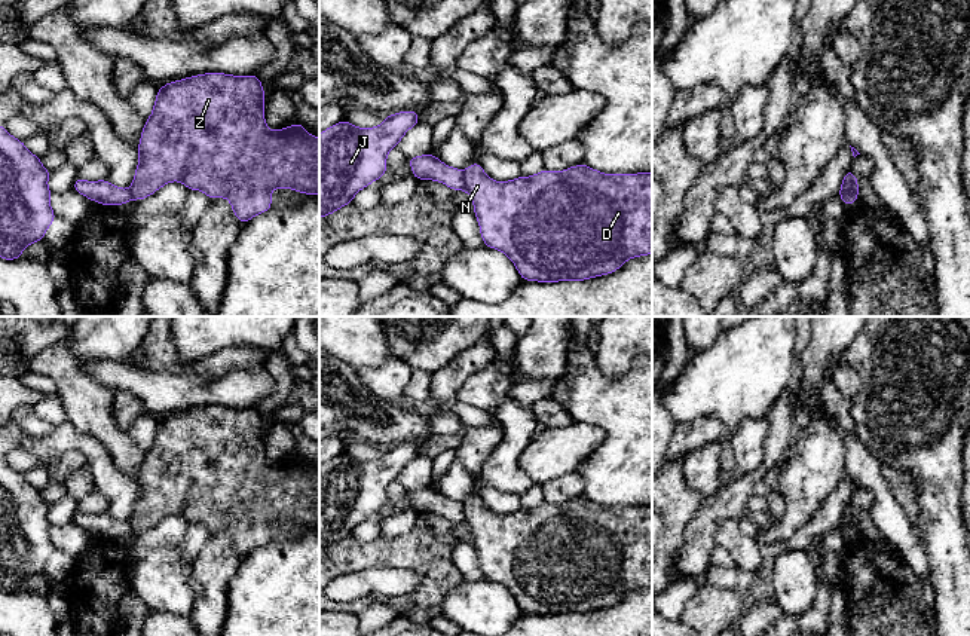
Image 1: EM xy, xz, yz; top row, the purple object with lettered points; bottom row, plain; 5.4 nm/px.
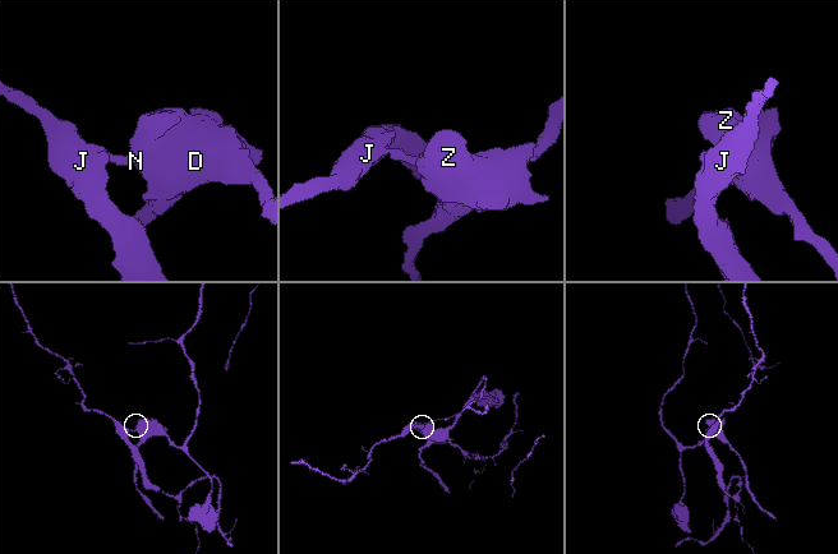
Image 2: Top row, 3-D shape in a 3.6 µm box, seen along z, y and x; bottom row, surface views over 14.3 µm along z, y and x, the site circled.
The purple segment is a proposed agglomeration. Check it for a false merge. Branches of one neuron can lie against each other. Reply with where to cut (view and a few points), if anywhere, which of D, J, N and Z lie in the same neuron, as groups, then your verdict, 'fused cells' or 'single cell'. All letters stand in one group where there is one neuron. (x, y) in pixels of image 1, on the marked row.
cut in xz along (462, 171), (464, 189); D N Z / J; fused cells

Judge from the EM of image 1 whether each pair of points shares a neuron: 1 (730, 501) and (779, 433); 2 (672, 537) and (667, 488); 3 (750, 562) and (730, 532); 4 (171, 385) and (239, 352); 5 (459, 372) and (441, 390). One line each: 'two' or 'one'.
1: one
2: one
3: one
4: two
5: one

